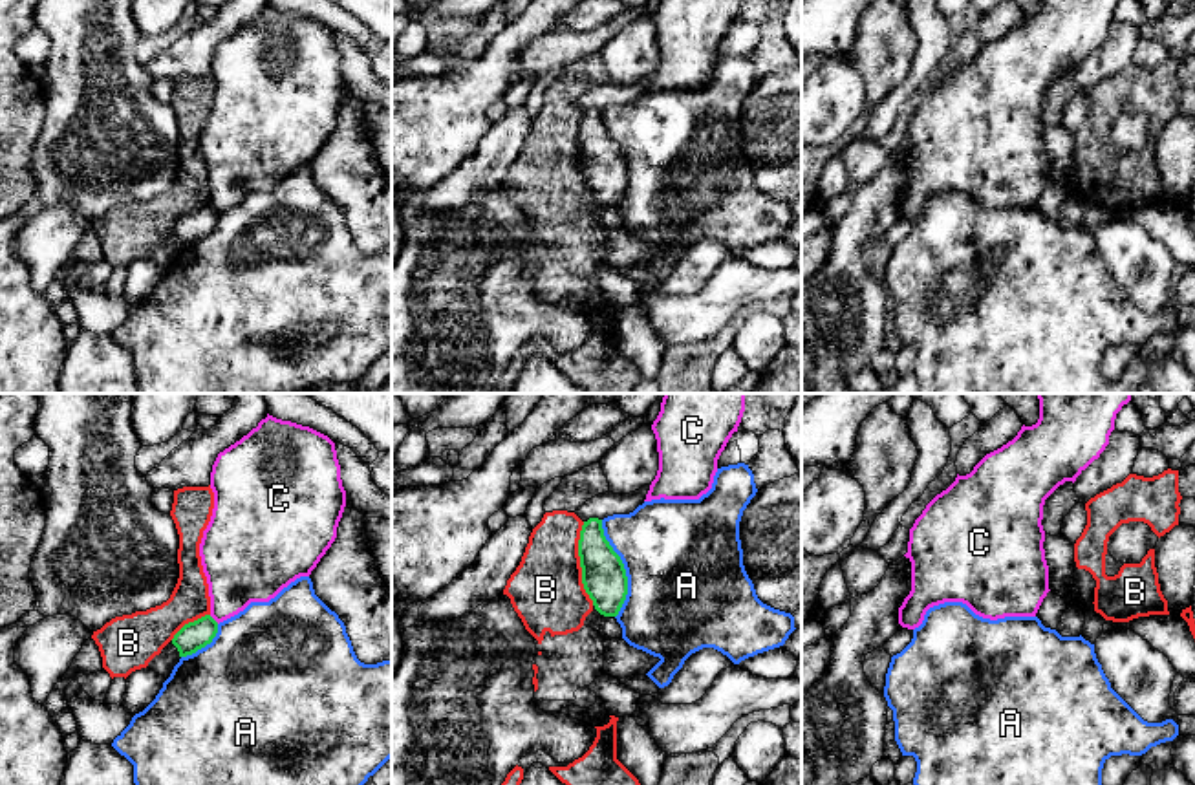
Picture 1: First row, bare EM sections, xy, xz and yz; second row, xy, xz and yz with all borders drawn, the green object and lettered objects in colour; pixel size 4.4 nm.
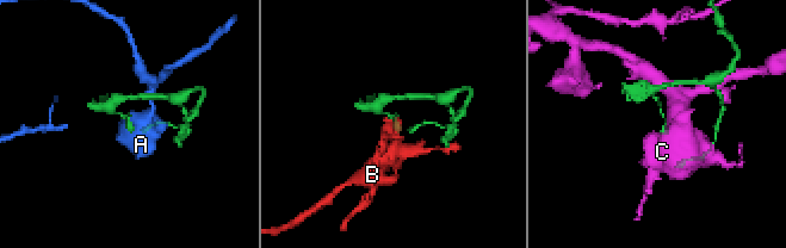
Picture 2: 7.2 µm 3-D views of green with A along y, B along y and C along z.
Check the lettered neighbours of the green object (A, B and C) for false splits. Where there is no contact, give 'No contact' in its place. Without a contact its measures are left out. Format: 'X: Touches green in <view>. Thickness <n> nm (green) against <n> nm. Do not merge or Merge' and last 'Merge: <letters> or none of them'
A: Touches green in xz. Thickness 190 nm (green) against 500 nm. Do not merge
B: Touches green in xz. Thickness 190 nm (green) against 320 nm. Do not merge
C: Touches green in xy. Thickness 130 nm (green) against 300 nm. Do not merge
Merge: none of them

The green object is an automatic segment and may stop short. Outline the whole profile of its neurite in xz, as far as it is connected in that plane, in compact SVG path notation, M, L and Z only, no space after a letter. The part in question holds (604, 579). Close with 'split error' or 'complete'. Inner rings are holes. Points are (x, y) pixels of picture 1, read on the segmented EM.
M602 520L584 522L578 556L582 584L595 609L604 617L617 617L628 595L628 576L620 556L604 536Z; complete

